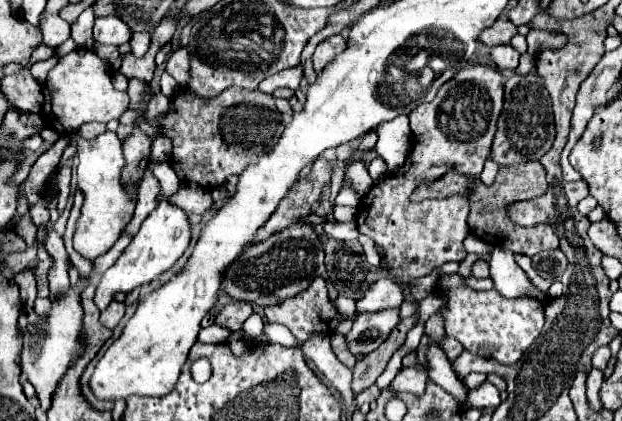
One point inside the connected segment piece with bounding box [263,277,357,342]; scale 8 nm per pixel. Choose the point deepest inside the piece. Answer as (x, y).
(311, 311)

